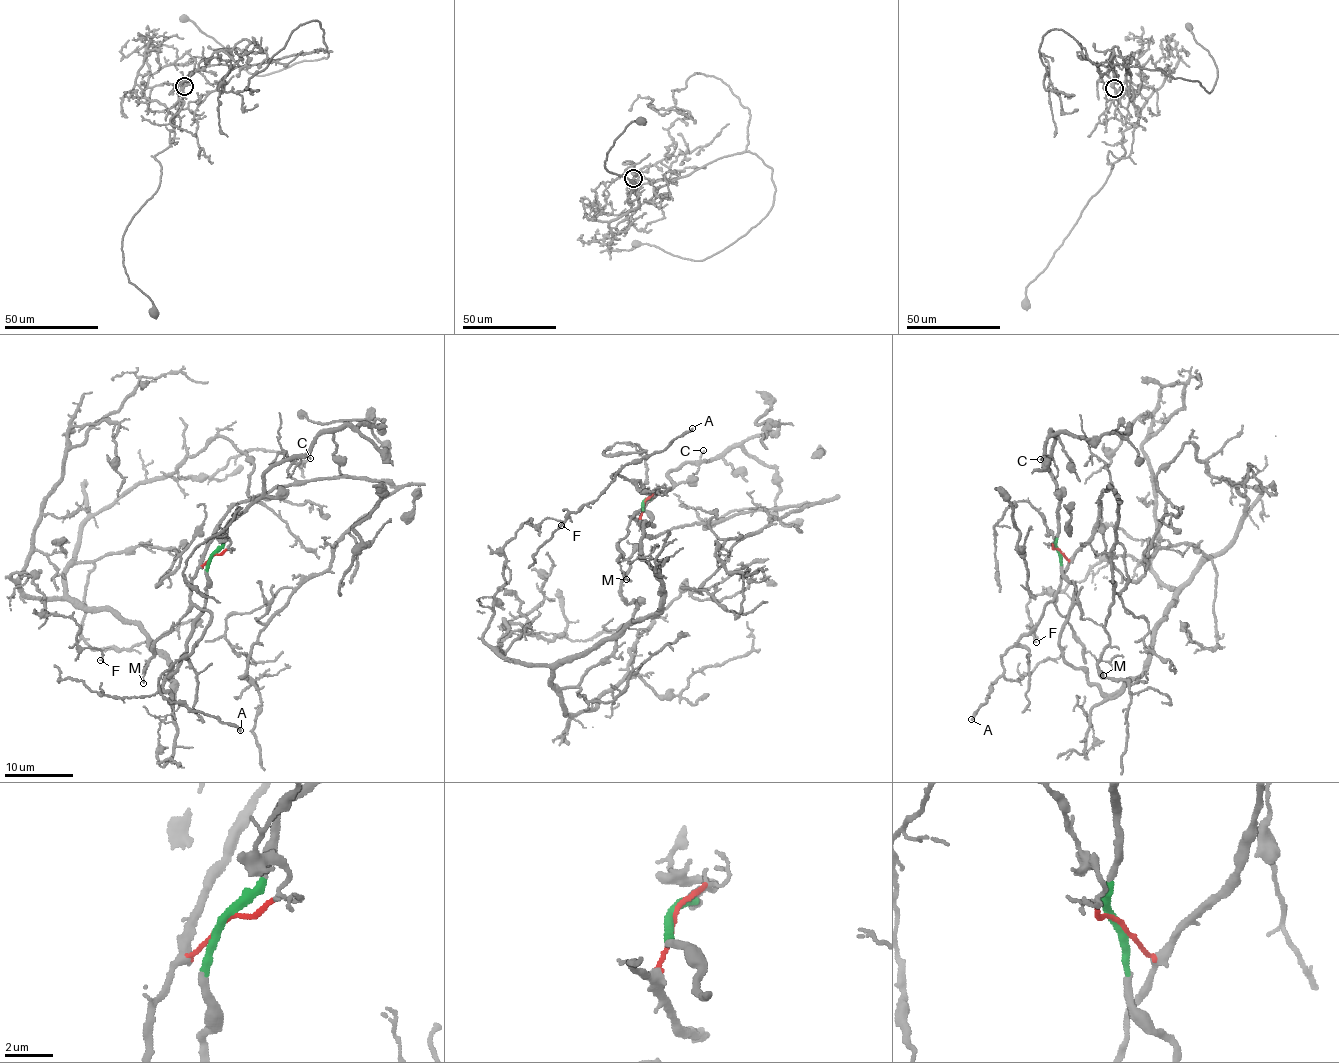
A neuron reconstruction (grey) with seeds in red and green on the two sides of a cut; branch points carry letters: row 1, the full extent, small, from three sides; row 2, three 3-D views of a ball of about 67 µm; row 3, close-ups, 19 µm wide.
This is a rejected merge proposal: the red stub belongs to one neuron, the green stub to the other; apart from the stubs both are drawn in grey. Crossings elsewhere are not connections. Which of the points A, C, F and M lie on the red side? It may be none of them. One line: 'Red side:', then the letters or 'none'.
Red side: A, M

